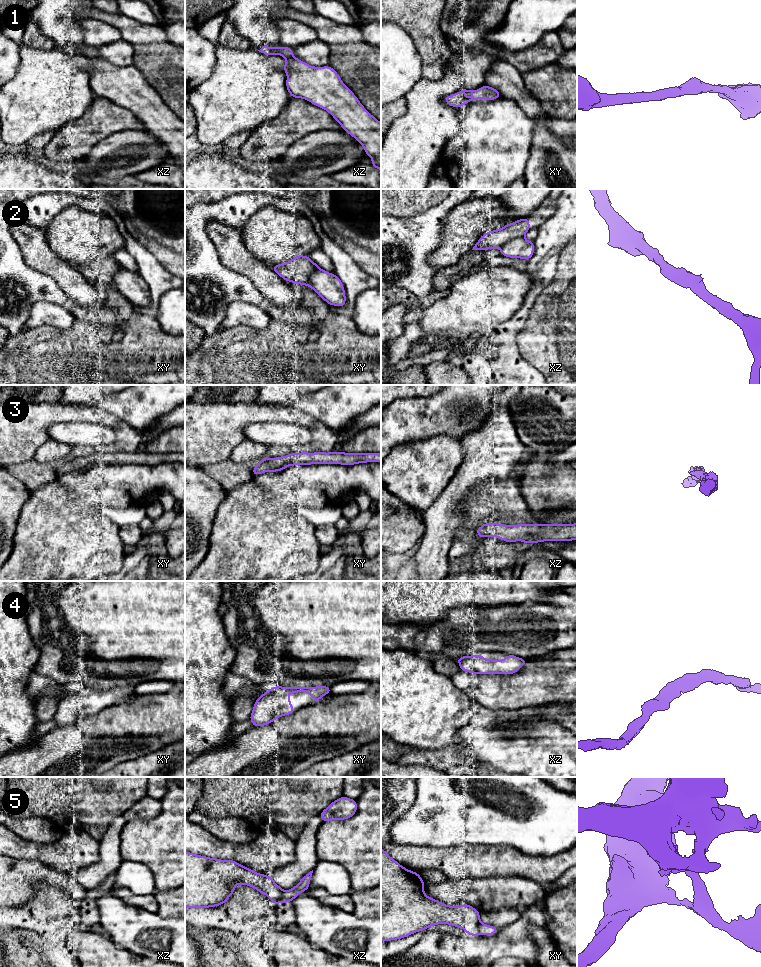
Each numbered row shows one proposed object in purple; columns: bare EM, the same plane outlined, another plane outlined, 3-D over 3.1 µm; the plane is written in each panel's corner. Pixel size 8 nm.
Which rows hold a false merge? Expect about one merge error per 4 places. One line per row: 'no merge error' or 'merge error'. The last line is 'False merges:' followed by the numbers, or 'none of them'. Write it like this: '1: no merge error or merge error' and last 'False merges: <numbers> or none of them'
1: no merge error
2: merge error
3: no merge error
4: no merge error
5: merge error
False merges: 2, 5

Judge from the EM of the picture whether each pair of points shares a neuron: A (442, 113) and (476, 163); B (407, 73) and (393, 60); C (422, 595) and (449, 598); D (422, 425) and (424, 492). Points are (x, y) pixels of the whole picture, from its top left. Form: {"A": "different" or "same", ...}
{"A": "different", "B": "same", "C": "same", "D": "different"}

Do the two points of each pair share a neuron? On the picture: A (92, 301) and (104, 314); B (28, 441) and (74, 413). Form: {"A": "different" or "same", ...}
{"A": "different", "B": "same"}

